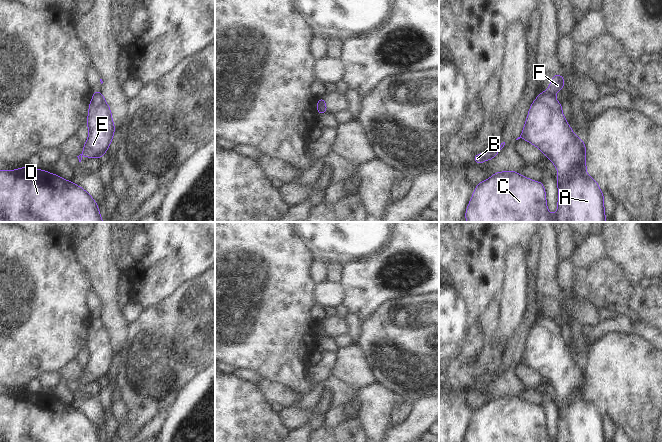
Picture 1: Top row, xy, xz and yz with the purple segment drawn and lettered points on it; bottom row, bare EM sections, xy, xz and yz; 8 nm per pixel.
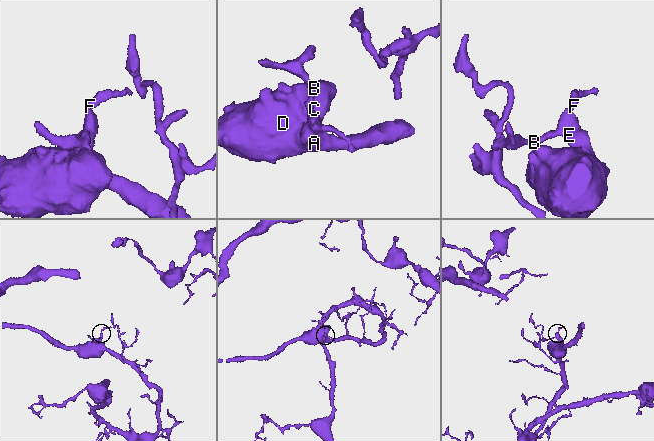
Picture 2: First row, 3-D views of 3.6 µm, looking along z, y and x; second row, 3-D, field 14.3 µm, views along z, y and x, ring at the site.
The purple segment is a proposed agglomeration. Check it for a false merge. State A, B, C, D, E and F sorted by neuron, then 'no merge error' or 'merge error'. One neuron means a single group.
A B C D E / F; merge error

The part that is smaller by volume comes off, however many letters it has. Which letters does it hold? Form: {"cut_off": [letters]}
{"cut_off": ["F"]}

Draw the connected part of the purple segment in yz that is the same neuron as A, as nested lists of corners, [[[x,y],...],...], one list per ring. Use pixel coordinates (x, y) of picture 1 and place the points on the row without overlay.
[[[542,316],[531,328],[524,354],[516,364],[520,362],[538,371],[558,394],[556,438],[548,436],[542,405],[535,406],[517,395],[505,395],[476,409],[465,442],[606,442],[603,417],[596,404],[586,397],[585,367],[572,356],[562,338],[562,328],[553,319]]]

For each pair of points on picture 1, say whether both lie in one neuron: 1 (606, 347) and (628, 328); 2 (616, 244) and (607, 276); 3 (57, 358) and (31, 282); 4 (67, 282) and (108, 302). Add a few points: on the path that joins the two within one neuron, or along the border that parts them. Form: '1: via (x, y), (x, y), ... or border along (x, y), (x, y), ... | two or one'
1: border along (635, 334), (608, 332), (600, 338) | two
2: border along (607, 255), (615, 259), (622, 266), (627, 276) | two
3: via (56, 339), (53, 324), (31, 301) | one
4: border along (85, 267), (92, 279), (94, 289) | two

